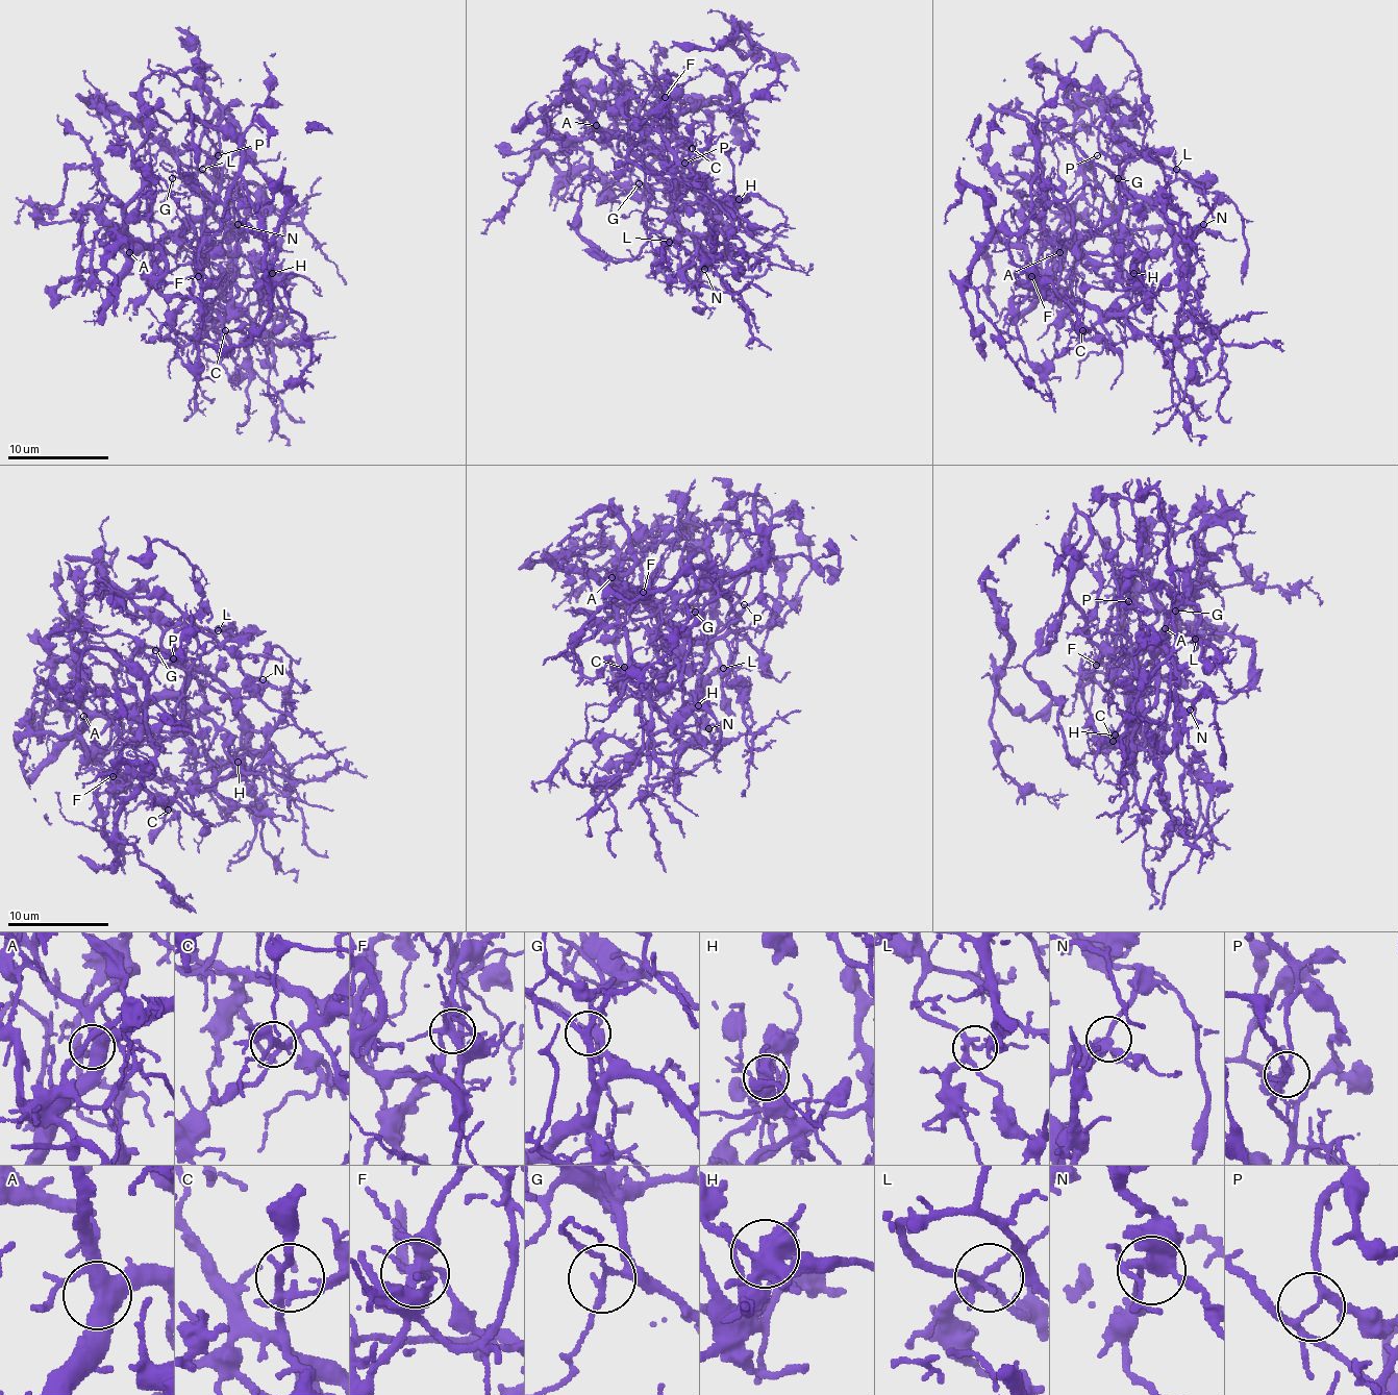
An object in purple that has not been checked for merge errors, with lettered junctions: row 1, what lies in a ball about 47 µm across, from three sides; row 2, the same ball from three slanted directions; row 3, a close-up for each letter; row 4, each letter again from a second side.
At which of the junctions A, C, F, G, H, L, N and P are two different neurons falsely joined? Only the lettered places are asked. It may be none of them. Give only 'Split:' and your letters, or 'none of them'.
Split: F, H, P

